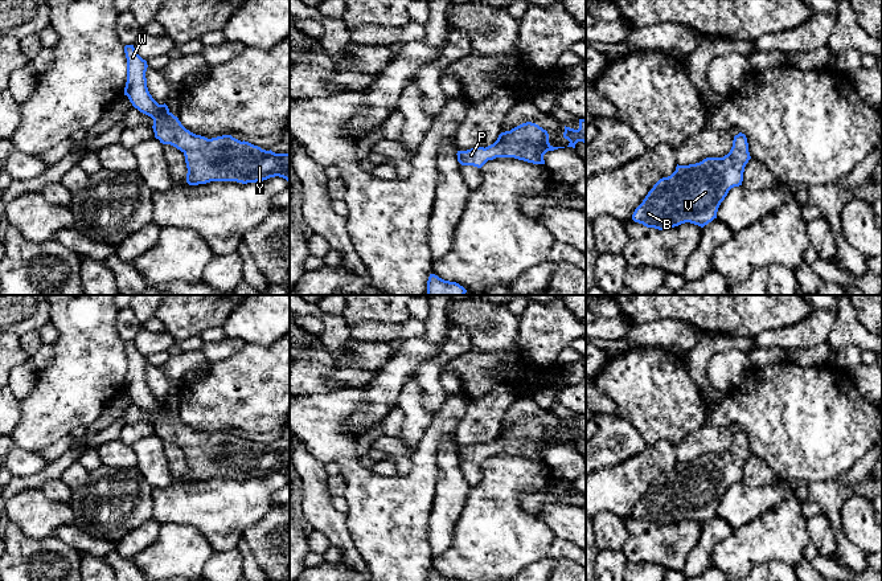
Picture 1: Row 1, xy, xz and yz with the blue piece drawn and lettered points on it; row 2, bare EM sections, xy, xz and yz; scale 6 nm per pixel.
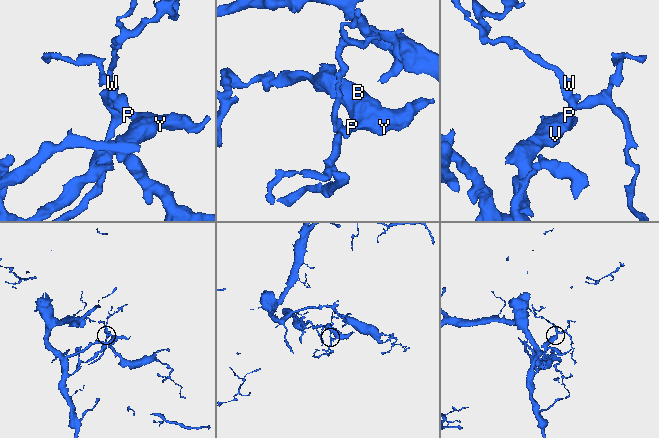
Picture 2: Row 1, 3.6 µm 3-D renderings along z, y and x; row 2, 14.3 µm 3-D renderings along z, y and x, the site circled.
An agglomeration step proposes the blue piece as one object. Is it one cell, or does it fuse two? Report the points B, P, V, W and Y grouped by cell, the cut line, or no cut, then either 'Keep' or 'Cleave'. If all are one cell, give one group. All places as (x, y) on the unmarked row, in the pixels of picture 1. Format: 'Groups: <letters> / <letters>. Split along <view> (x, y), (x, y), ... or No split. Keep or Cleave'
Groups: B P V W Y. No split. Keep

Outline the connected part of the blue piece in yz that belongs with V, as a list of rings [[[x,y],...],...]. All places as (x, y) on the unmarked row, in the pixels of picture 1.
[[[739,429],[723,454],[706,454],[689,462],[677,461],[670,472],[653,482],[635,506],[632,516],[659,527],[685,519],[703,524],[717,515],[729,487],[742,482],[750,455],[747,434]]]

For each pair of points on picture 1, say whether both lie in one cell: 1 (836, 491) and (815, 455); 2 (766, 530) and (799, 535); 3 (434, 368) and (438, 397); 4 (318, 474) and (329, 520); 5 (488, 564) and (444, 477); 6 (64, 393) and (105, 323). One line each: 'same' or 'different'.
1: different
2: same
3: same
4: same
5: different
6: same

